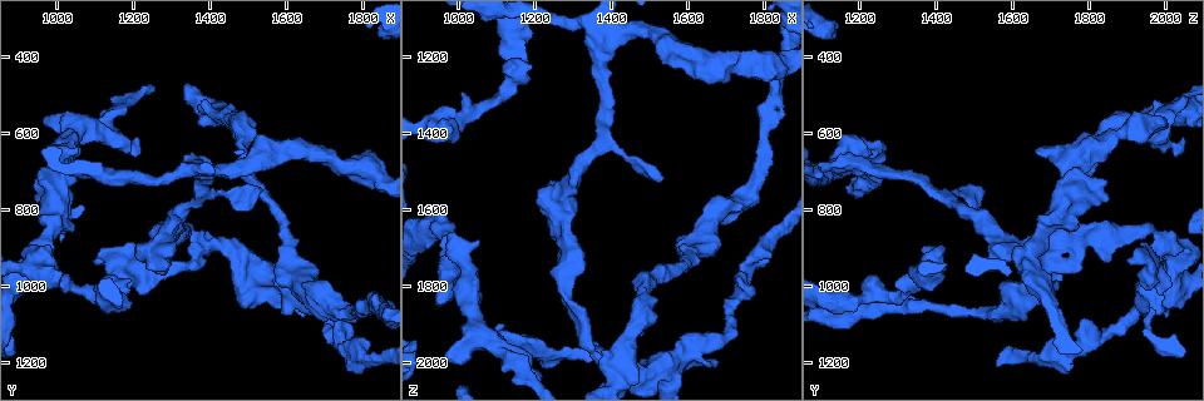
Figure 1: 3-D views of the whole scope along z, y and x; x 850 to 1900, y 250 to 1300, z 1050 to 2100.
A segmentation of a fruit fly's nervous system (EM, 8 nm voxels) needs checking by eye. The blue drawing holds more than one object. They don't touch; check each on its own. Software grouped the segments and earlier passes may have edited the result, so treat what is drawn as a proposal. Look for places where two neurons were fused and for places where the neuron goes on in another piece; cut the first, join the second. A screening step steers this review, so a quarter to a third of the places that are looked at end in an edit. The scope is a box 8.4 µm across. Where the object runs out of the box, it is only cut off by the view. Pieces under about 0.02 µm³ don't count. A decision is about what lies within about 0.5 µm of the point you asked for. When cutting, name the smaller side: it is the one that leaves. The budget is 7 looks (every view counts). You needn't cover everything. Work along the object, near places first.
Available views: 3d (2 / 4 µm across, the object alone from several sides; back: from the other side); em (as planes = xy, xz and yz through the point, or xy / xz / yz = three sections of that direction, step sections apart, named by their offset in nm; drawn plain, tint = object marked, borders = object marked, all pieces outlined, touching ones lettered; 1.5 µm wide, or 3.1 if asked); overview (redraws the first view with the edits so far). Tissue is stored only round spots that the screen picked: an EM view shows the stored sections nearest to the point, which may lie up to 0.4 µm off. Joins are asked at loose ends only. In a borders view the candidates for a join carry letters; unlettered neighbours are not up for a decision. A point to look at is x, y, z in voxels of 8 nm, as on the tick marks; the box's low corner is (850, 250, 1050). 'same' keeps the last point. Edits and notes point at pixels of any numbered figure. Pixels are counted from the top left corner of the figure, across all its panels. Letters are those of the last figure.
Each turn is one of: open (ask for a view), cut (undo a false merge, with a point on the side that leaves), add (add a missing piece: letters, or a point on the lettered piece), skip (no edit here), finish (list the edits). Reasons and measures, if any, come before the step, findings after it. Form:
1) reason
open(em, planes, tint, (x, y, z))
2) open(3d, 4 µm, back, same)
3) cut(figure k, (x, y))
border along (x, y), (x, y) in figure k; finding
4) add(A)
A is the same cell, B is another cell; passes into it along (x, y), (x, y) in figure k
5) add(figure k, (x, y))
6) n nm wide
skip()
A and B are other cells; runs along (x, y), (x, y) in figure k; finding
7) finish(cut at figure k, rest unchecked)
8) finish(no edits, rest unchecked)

free end
open(em, planes, borders, (1170, 900, 1935))

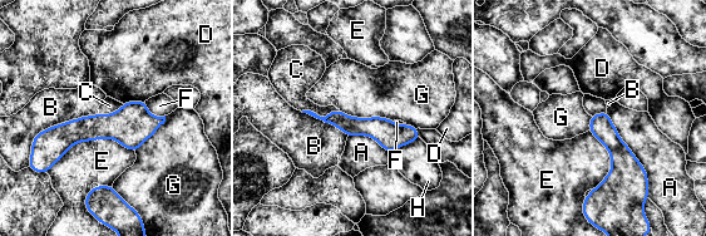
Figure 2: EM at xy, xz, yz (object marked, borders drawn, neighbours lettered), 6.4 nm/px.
140 nm wide
skip()
A, B, C, D, E, F, G and H are other cells; runs along (161, 119), (39, 138) in figure 2; no lettered piece goes on from it

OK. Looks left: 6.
a narrow waist
open(em, xz, step 8, borders, (970, 875, 1675))

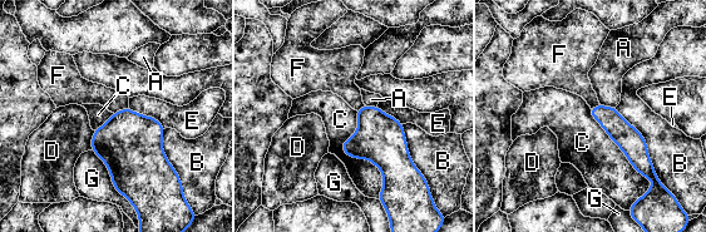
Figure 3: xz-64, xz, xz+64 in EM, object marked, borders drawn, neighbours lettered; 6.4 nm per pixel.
another direction
open(em, yz, step 8, borders, same)

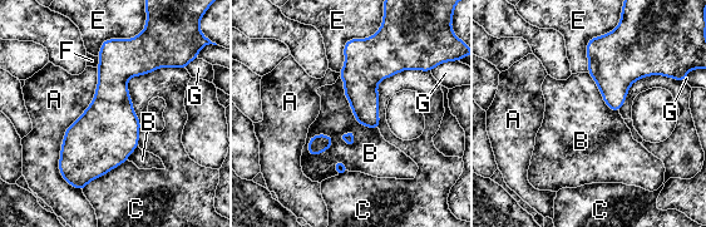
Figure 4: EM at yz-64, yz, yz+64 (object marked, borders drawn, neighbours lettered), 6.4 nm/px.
A touches over 800 nm
skip()
A, B, C, E, F and G are other cells; border along (184, 68), (129, 78), (138, 146) in figure 4; one neuron here

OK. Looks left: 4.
free end
open(3d, 2 µm, back, (970, 570, 1995))

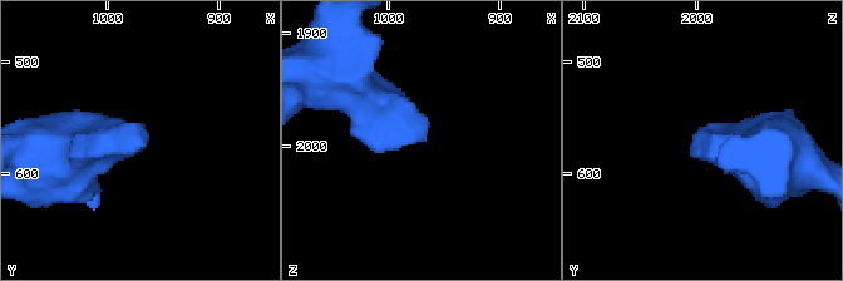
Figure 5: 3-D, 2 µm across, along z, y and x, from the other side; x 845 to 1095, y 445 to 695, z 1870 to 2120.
need the tissue
open(em, xz, step 4, tint, (966, 570, 1996))

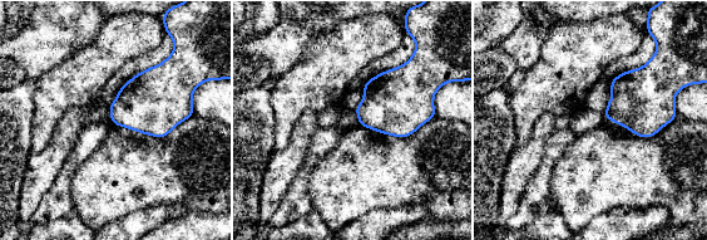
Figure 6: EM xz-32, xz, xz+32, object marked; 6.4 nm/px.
another direction
open(em, planes, borders, same)

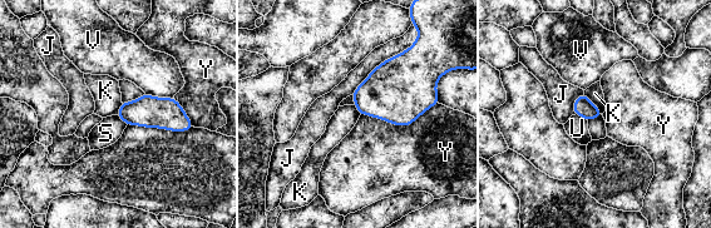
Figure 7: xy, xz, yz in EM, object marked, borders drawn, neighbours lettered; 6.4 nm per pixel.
skip()
J, K, S, U, V and Y are other cells; no lettered piece goes on from it

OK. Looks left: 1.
finish(no edits, rest unchecked)

